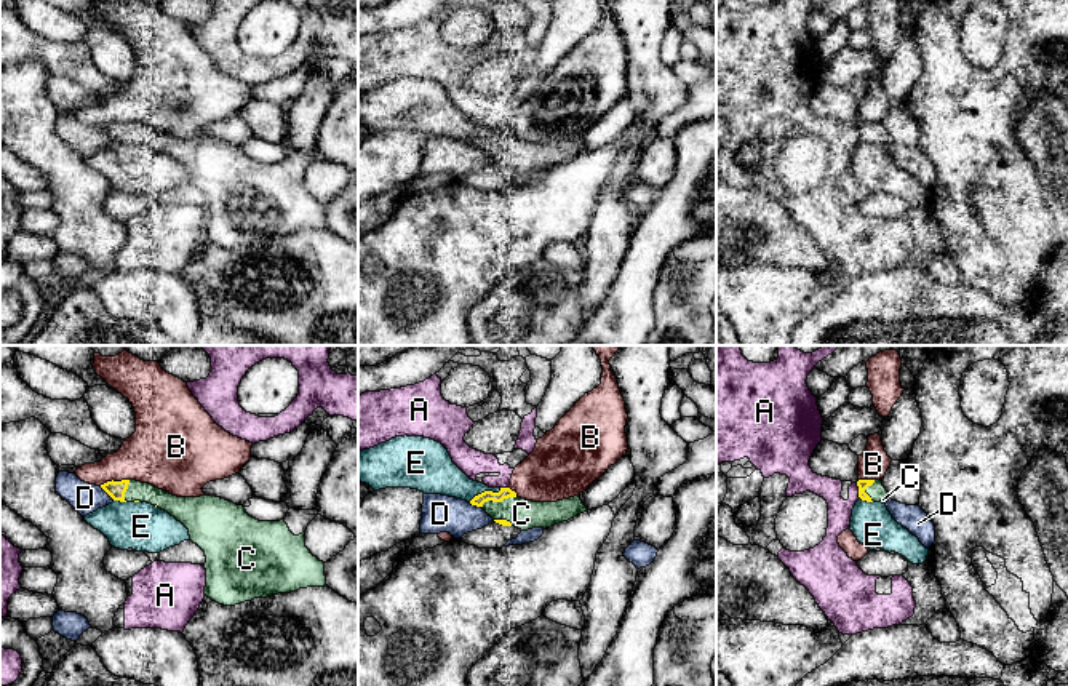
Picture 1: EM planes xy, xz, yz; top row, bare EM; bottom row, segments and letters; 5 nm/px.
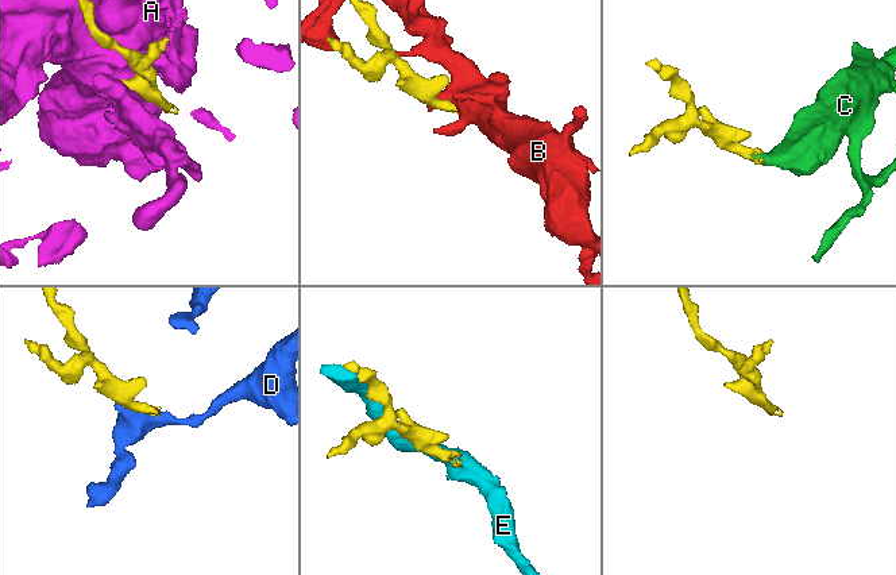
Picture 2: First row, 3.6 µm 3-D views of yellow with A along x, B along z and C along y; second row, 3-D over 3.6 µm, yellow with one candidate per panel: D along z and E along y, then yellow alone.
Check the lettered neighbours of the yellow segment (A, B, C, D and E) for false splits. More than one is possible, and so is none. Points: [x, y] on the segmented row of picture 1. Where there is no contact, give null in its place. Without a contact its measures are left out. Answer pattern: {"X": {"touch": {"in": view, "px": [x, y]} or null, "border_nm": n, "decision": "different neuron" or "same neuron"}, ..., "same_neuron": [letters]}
{"A": {"touch": {"in": "yz", "px": [859, 491]}, "border_nm": 80, "decision": "different neuron"}, "B": {"touch": {"in": "xy", "px": [112, 480]}, "border_nm": 160, "decision": "different neuron"}, "C": {"touch": {"in": "xz", "px": [498, 501]}, "border_nm": 190, "decision": "same neuron"}, "D": {"touch": {"in": "xy", "px": [107, 493]}, "border_nm": 100, "decision": "different neuron"}, "E": {"touch": {"in": "xz", "px": [485, 491]}, "border_nm": 180, "decision": "different neuron"}, "same_neuron": ["C"]}

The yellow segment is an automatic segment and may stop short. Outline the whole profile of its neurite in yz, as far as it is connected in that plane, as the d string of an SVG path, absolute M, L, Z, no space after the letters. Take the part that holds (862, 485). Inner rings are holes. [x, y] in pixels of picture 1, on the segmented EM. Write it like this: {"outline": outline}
{"outline": "M859 480L859 497L867 502L883 502L889 501L889 493L883 486L881 480Z"}

